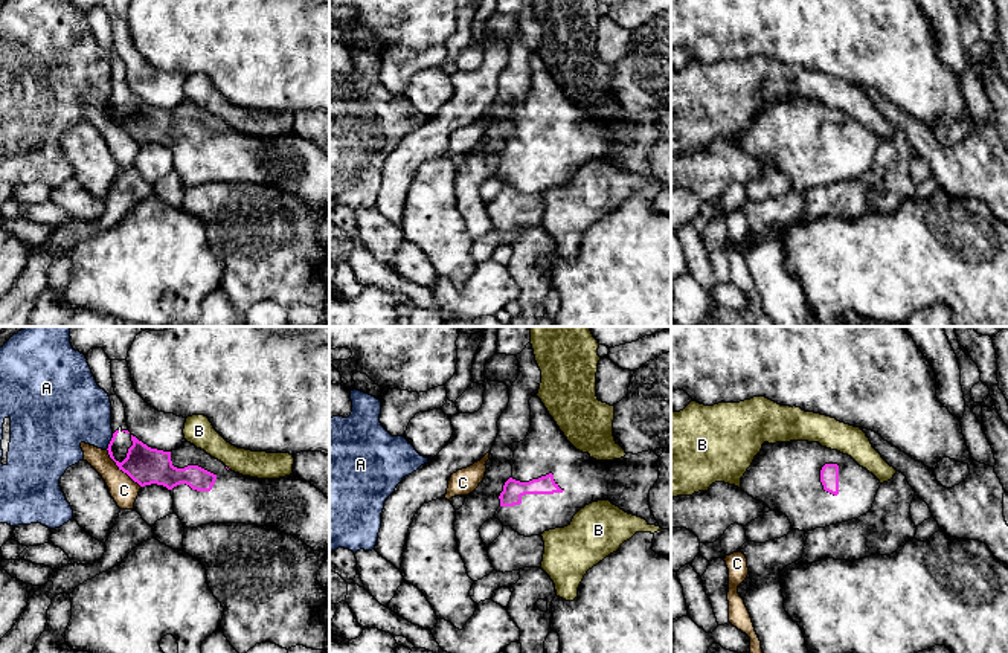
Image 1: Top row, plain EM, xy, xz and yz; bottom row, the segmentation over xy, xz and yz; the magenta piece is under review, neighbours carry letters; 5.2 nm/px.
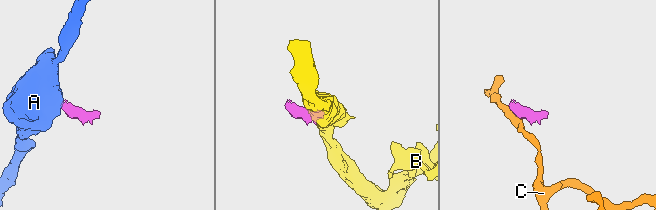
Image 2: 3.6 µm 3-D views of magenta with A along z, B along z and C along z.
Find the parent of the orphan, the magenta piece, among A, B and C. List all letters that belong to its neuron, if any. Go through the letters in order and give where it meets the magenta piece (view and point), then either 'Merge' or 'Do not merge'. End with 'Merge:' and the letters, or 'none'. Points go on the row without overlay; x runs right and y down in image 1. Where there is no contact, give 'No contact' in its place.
A: Touches magenta at xy (110, 99). Do not merge
B: No contact. Do not merge
C: Touches magenta at xy (121, 127). Do not merge
Merge: none

